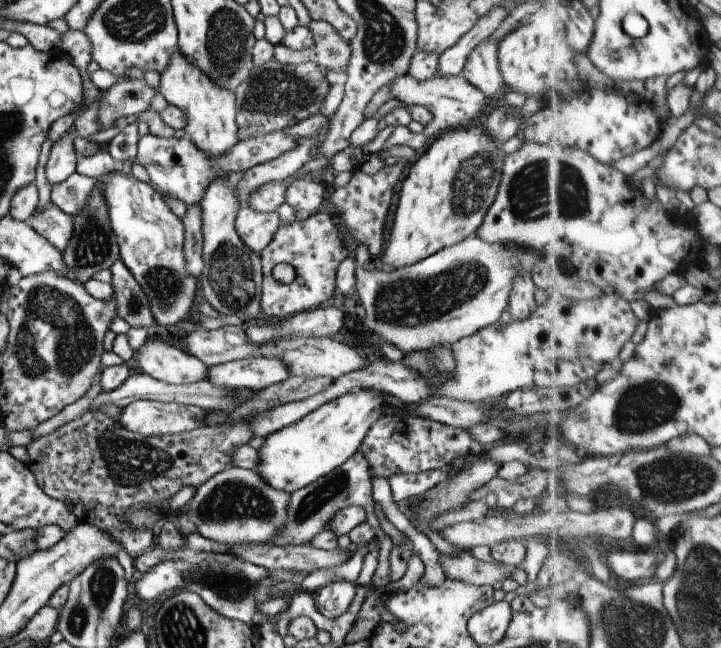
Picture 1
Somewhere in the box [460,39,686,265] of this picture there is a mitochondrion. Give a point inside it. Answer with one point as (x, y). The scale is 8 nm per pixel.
(539, 189)

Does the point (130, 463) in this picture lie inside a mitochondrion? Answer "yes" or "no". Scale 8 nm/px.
yes

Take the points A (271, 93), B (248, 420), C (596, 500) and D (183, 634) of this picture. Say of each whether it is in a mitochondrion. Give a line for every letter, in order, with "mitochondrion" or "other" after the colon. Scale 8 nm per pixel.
A: mitochondrion
B: other
C: other
D: mitochondrion

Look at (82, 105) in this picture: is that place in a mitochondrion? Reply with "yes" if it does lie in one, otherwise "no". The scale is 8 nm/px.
no

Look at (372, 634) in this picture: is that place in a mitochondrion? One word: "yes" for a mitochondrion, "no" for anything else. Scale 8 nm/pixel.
no

